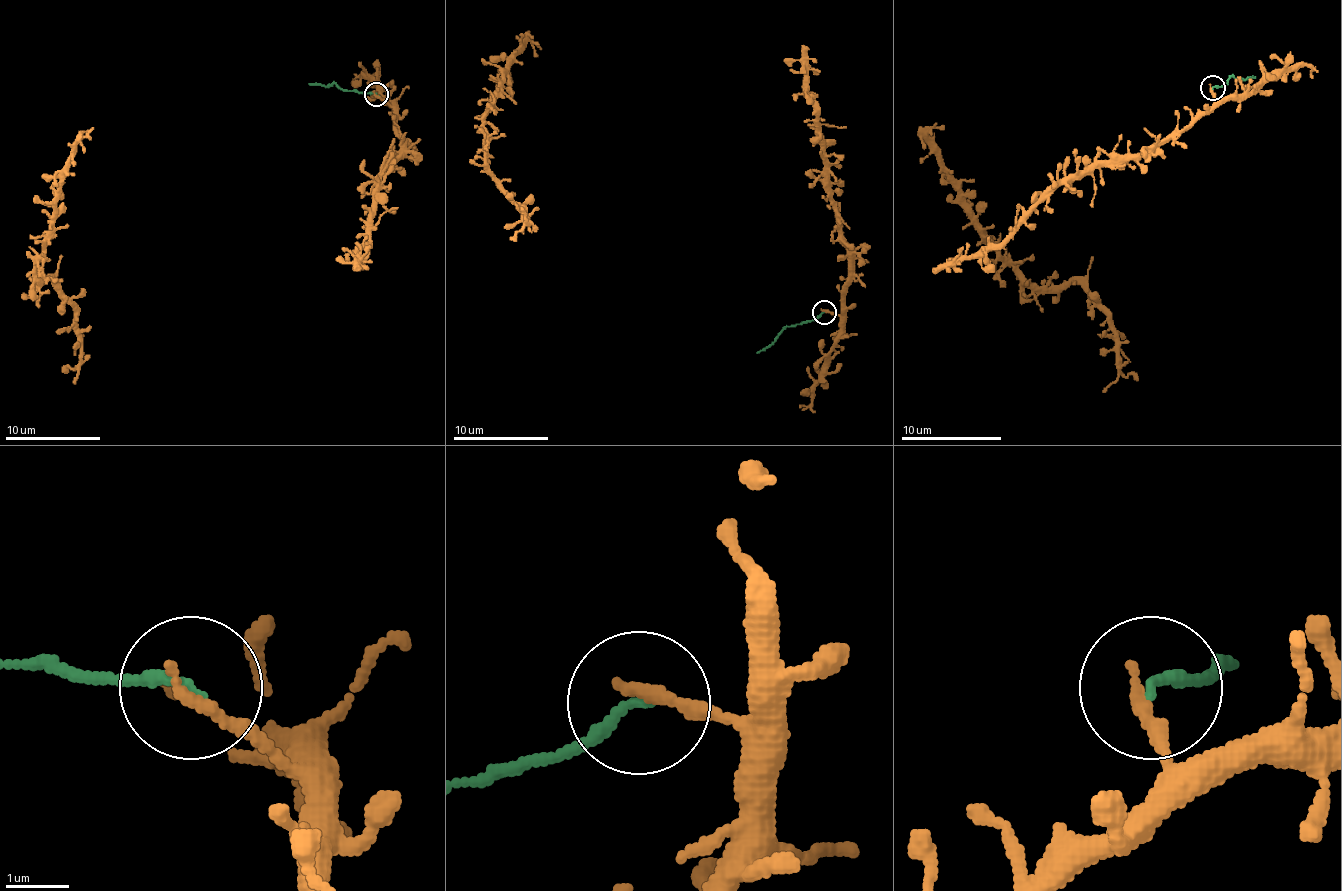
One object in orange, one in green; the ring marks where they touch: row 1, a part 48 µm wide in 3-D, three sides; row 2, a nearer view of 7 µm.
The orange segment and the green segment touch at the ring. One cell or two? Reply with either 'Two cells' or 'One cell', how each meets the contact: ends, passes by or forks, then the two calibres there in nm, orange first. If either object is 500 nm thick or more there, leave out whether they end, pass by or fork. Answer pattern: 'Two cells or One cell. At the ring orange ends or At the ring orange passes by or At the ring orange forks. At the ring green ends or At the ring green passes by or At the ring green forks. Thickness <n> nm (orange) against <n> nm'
Two cells. At the ring orange ends. At the ring green ends. Thickness 240 nm (orange) against 190 nm

